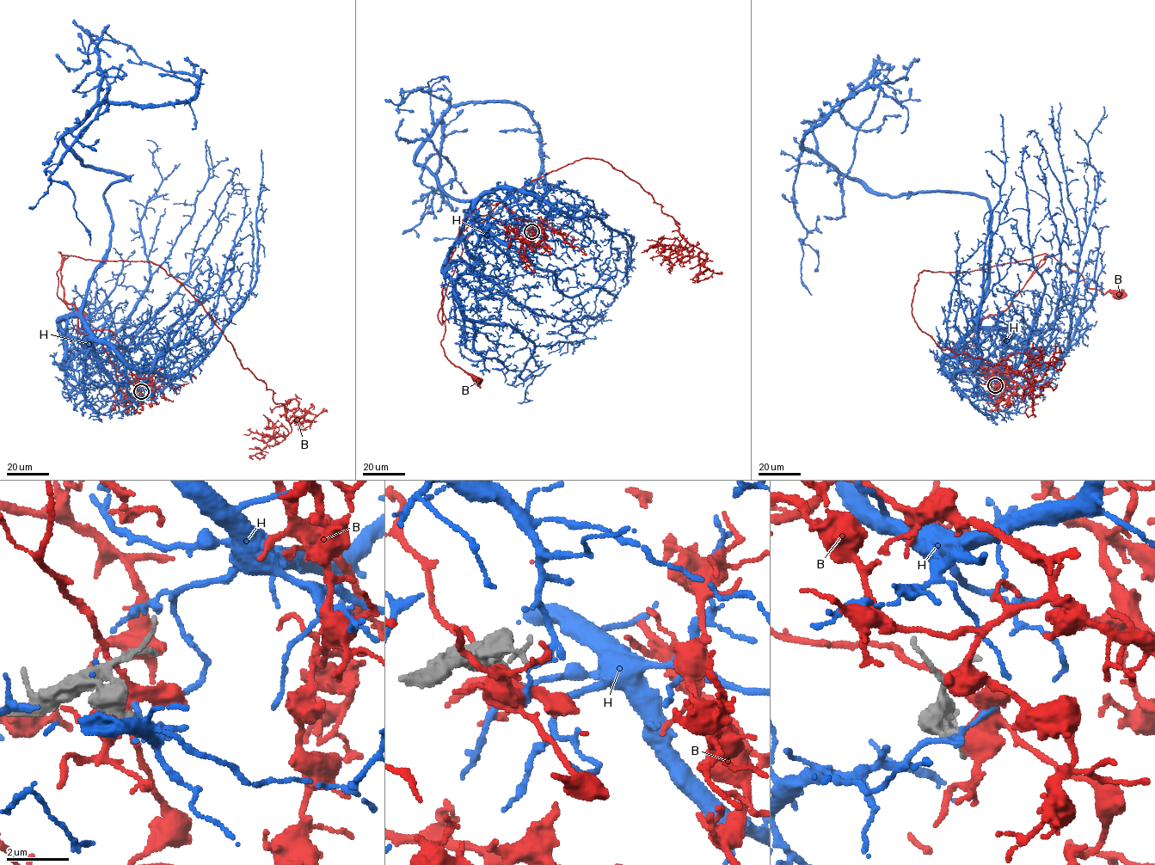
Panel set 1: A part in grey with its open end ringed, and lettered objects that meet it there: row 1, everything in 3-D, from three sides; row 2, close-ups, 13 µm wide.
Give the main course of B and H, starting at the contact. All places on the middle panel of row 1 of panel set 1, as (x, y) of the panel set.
B: (528, 229), (502, 203), (482, 205), (461, 223), (460, 237), (446, 267), (440, 344), (445, 356), (476, 380)
H: (531, 229), (487, 191), (471, 272), (489, 207), (415, 162), (472, 102), (522, 105), (540, 174), (433, 240)

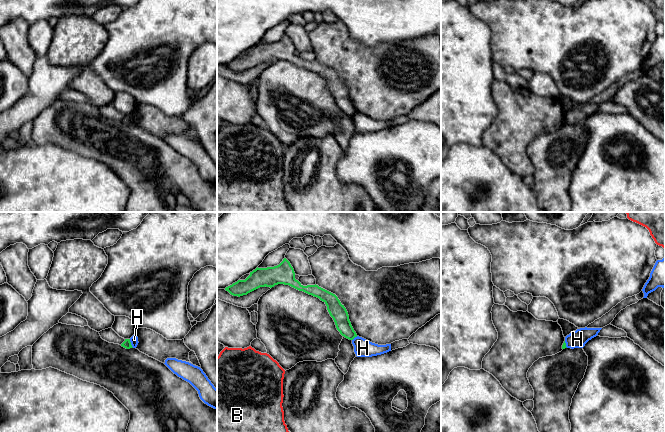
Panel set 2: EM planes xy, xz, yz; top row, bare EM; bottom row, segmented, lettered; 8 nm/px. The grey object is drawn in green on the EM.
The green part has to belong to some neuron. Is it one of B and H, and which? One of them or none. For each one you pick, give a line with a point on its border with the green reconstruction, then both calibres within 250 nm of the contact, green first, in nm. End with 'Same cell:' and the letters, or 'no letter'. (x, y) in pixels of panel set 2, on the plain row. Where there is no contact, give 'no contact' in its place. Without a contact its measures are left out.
Same cell: no letter

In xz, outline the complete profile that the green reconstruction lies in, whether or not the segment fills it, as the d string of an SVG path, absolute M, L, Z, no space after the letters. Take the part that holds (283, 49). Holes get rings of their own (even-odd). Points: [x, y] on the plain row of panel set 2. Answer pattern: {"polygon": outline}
{"polygon": "M284 34L283 37L274 43L256 44L245 56L238 56L232 61L225 64L233 72L243 72L260 64L260 63L274 63L278 60L289 61L299 67L303 67L309 71L319 74L323 77L330 92L333 94L337 106L342 112L349 116L353 116L357 113L351 98L349 91L341 80L338 73L319 63L318 61L303 62L298 56L295 55L295 48L290 38Z"}

